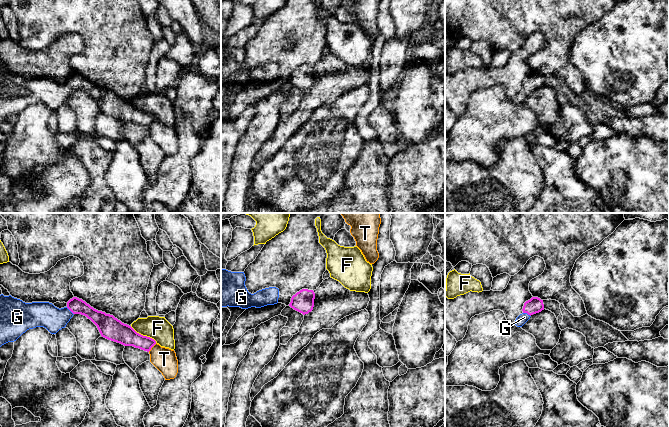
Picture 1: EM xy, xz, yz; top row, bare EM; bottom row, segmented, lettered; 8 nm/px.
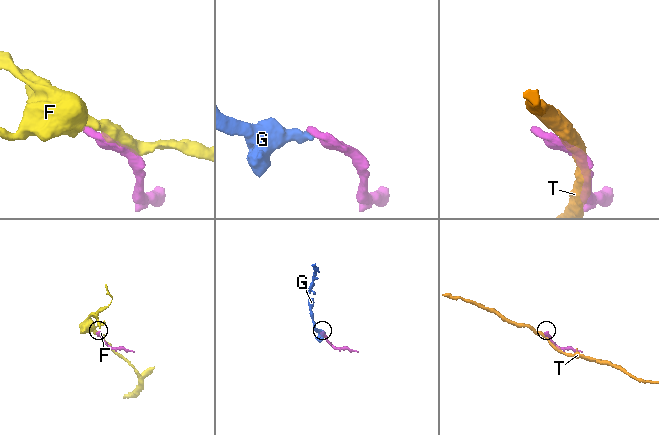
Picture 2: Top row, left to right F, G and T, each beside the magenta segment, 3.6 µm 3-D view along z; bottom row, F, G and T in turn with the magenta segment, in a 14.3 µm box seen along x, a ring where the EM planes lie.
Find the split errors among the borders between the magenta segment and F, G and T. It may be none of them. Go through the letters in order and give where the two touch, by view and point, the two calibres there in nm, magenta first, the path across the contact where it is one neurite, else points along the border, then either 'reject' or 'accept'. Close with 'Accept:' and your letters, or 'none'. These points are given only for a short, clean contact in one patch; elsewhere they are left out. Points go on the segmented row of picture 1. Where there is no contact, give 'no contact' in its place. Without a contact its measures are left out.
F: contact xy (142, 335); calibres 180 and 190 nm; reject
G: contact yz (527, 313); calibres 130 and 80 nm; way yz (535, 305), (527, 313), (524, 317); accept
T: contact xy (152, 346); calibres 160 and 190 nm; reject
Accept: G

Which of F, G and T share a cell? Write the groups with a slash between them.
F / G / T

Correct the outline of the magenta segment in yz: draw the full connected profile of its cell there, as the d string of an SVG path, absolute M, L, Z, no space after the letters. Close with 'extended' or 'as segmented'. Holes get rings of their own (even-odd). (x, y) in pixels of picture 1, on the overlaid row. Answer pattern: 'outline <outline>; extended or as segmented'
outline M532 297L524 303L523 313L516 318L514 324L517 327L522 327L533 314L539 313L542 310L544 310L543 300L538 297Z; extended

